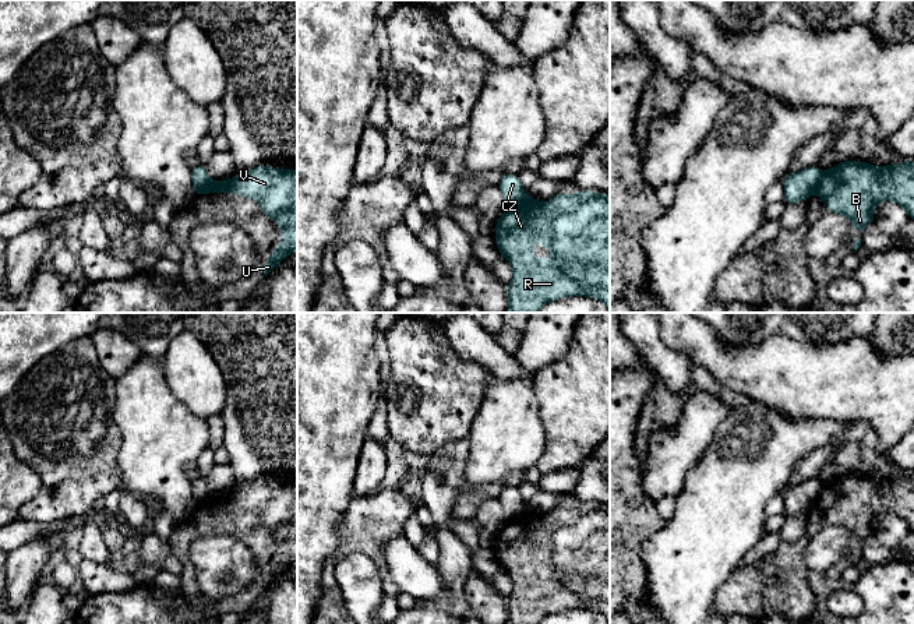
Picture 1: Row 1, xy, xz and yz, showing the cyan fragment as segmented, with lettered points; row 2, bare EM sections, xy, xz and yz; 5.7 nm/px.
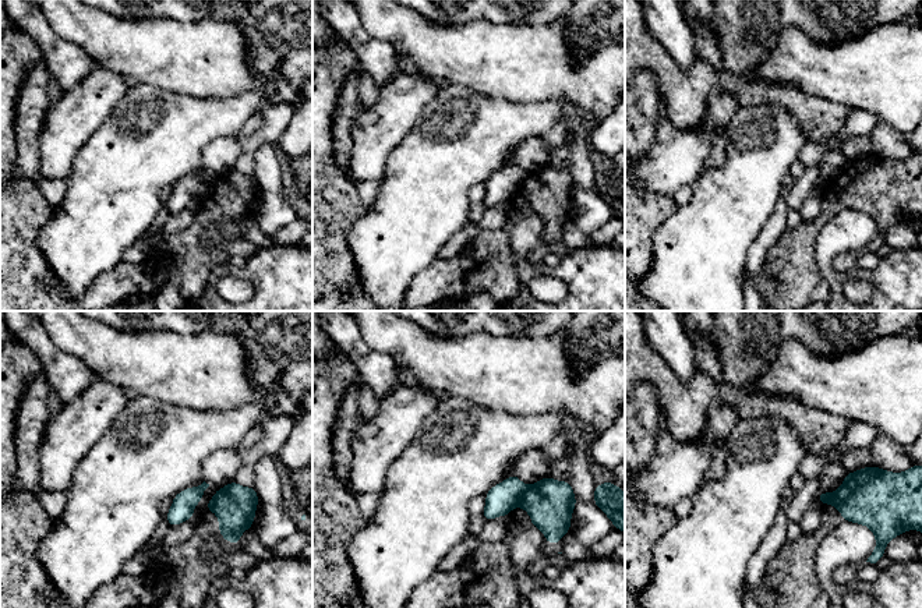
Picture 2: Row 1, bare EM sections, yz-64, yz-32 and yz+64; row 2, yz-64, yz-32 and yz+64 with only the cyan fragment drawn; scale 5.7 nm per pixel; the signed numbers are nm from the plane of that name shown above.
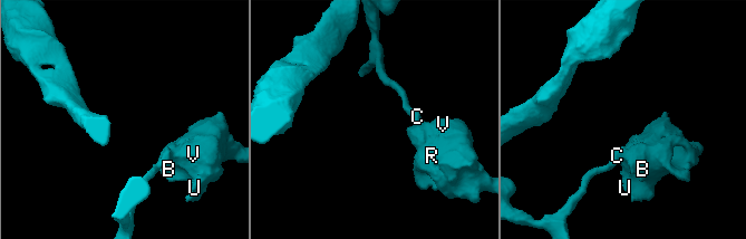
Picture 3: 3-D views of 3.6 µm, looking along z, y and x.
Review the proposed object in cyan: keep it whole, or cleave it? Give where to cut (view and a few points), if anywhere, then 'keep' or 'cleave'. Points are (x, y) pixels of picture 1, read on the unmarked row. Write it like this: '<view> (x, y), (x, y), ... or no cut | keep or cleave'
xz (528, 510), (507, 520) | cleave

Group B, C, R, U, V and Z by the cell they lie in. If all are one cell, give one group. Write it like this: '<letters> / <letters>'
B R U V Z / C

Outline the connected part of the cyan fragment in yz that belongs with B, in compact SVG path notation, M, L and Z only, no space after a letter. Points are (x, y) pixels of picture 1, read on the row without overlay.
M854 472L843 473L823 484L811 507L819 508L826 515L829 525L847 529L858 546L874 535L874 523L879 514L899 517L914 532L914 473L904 472L897 479L887 476L882 480L874 480L868 473L861 476Z

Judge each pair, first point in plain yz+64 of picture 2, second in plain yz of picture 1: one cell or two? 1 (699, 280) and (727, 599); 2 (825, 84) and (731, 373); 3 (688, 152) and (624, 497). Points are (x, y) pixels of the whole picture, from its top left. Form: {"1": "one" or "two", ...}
{"1": "two", "2": "one", "3": "two"}

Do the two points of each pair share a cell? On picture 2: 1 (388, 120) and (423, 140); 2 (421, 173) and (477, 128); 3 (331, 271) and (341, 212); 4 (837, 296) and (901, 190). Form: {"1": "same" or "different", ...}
{"1": "different", "2": "same", "3": "same", "4": "different"}

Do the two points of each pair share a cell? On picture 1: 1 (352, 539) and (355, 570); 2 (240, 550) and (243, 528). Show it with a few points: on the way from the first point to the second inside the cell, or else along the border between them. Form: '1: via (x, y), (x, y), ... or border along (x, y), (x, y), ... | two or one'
1: border along (378, 568), (364, 554), (348, 553), (332, 571) | two
2: border along (240, 538), (249, 547), (257, 570) | two

